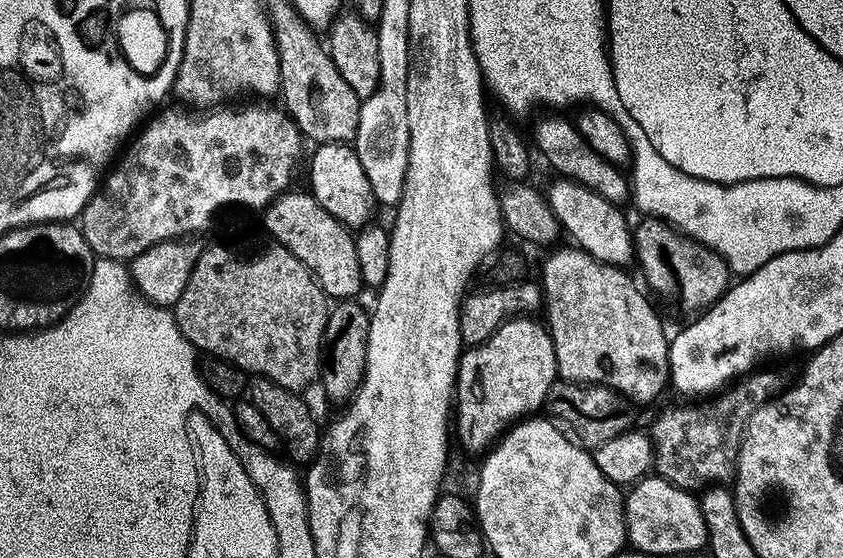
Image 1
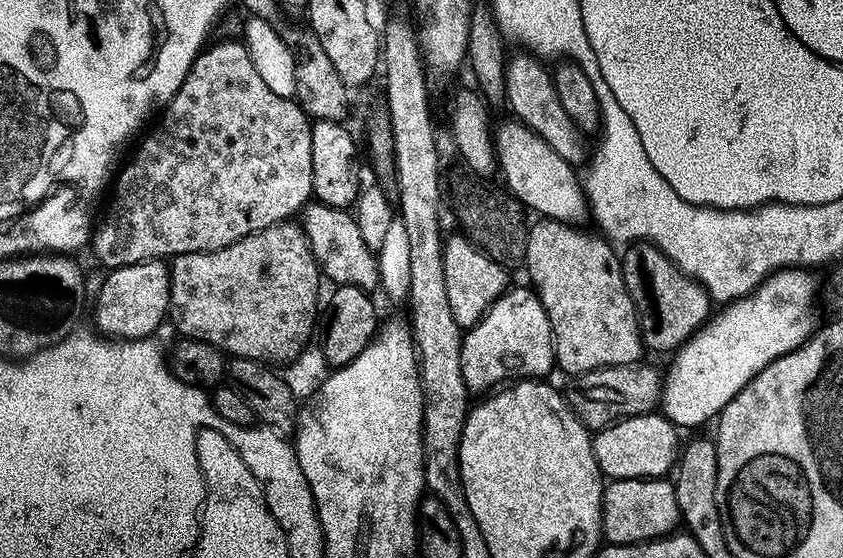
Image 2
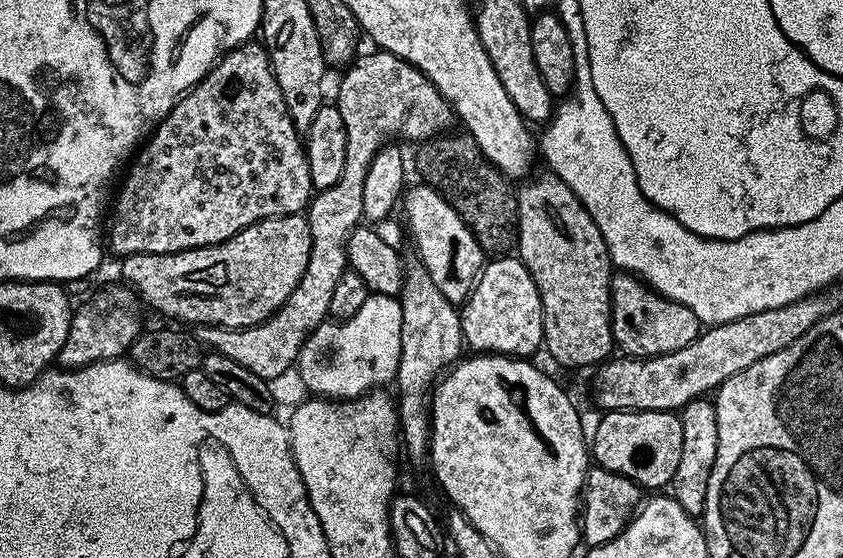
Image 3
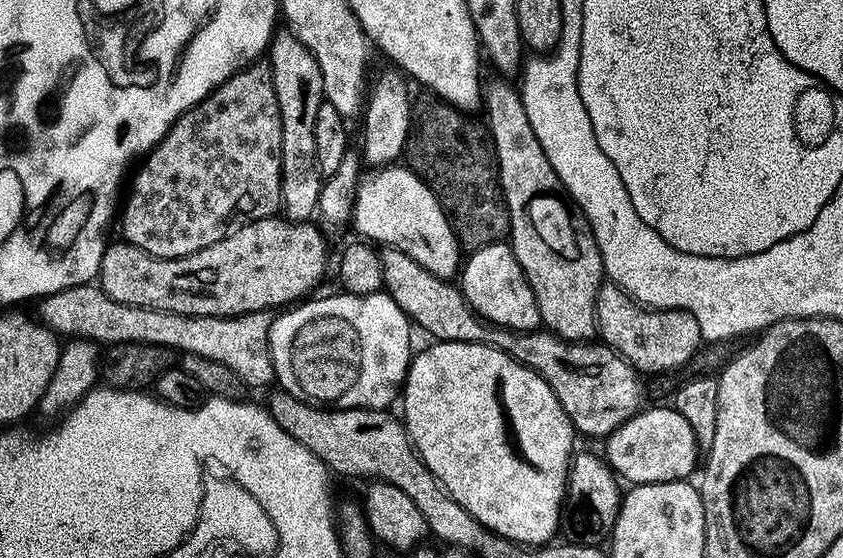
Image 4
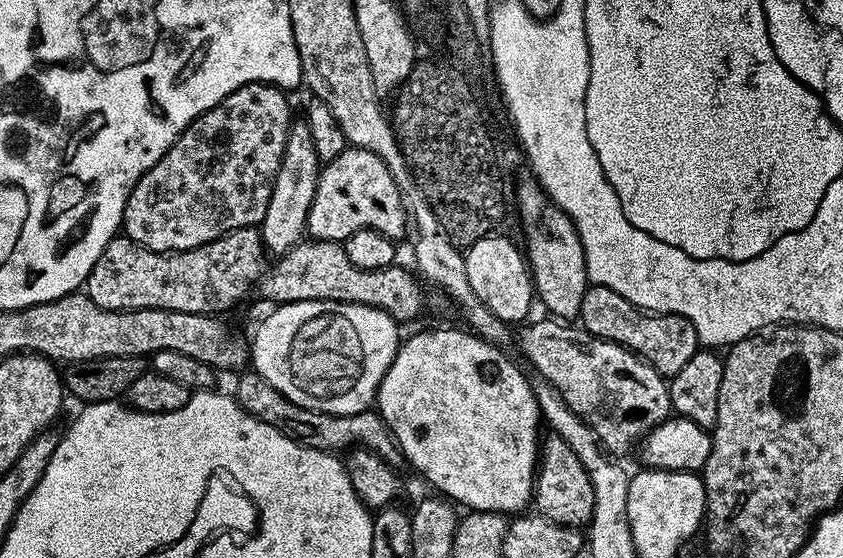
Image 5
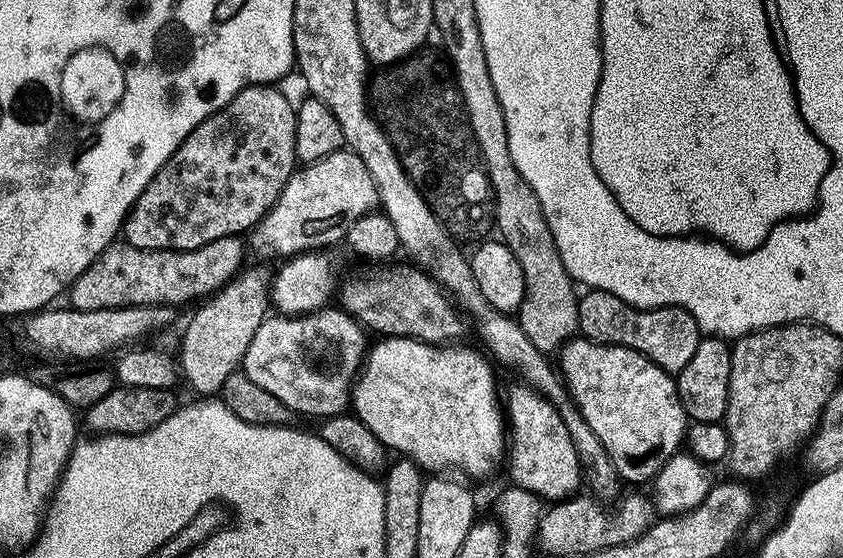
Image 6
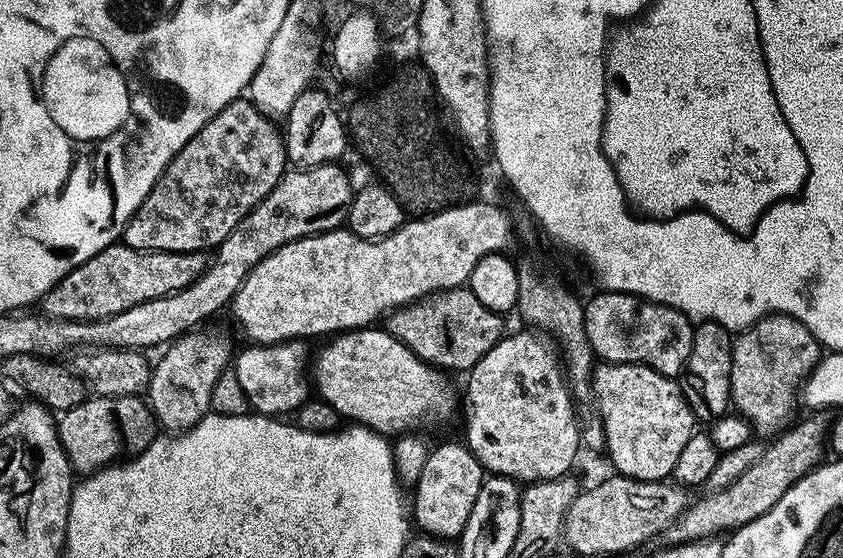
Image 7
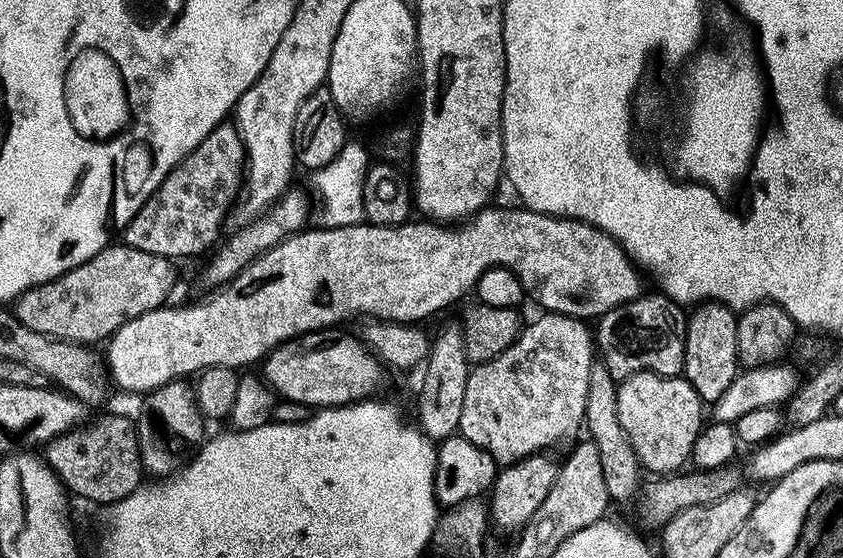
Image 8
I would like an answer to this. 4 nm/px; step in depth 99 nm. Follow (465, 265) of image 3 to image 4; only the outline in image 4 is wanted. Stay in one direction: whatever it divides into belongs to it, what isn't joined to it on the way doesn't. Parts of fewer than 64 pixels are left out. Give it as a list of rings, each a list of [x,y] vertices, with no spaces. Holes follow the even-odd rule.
[[[407,166],[392,167],[372,170],[368,177],[365,175],[359,181],[351,227],[356,227],[364,235],[361,237],[380,246],[402,250],[414,258],[418,266],[430,270],[430,274],[451,281],[462,268],[462,249],[456,239],[456,232],[452,229],[451,220],[438,198],[429,190],[426,182],[418,178],[416,172]]]

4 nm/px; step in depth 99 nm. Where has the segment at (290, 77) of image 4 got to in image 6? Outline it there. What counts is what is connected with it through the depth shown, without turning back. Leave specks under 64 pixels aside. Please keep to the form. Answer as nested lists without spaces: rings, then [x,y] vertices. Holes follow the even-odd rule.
[[[264,264],[247,268],[207,297],[184,328],[184,337],[180,340],[180,356],[178,354],[178,371],[183,383],[188,383],[197,392],[197,397],[215,397],[223,389],[226,378],[241,371],[246,350],[269,315],[273,269],[268,269]]]

